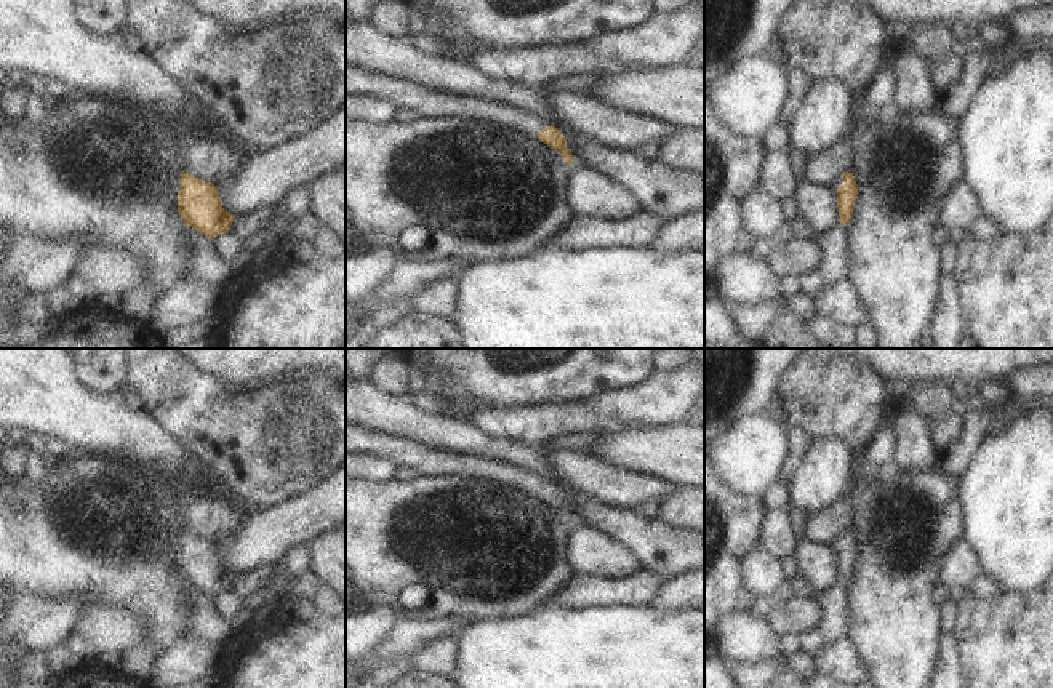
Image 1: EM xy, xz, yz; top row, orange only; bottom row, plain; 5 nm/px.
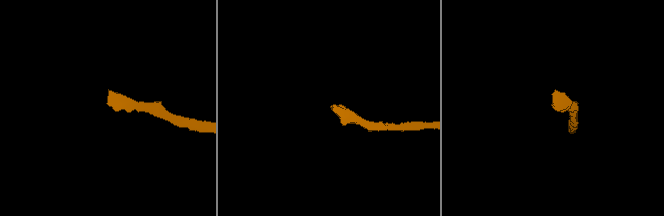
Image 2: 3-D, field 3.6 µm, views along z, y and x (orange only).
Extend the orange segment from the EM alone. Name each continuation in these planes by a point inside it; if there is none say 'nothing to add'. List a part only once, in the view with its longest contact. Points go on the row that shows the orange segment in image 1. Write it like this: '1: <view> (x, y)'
1: xy (175, 183).

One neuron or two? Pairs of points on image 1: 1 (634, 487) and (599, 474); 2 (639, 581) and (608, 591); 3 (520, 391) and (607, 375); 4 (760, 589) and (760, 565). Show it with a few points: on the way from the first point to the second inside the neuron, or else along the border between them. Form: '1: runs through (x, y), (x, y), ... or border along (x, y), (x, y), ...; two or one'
1: runs through (626, 487), (607, 482); one
2: runs through (631, 589), (616, 591); one
3: runs through (541, 375), (586, 375); one
4: runs through (760, 583), (760, 572); one

